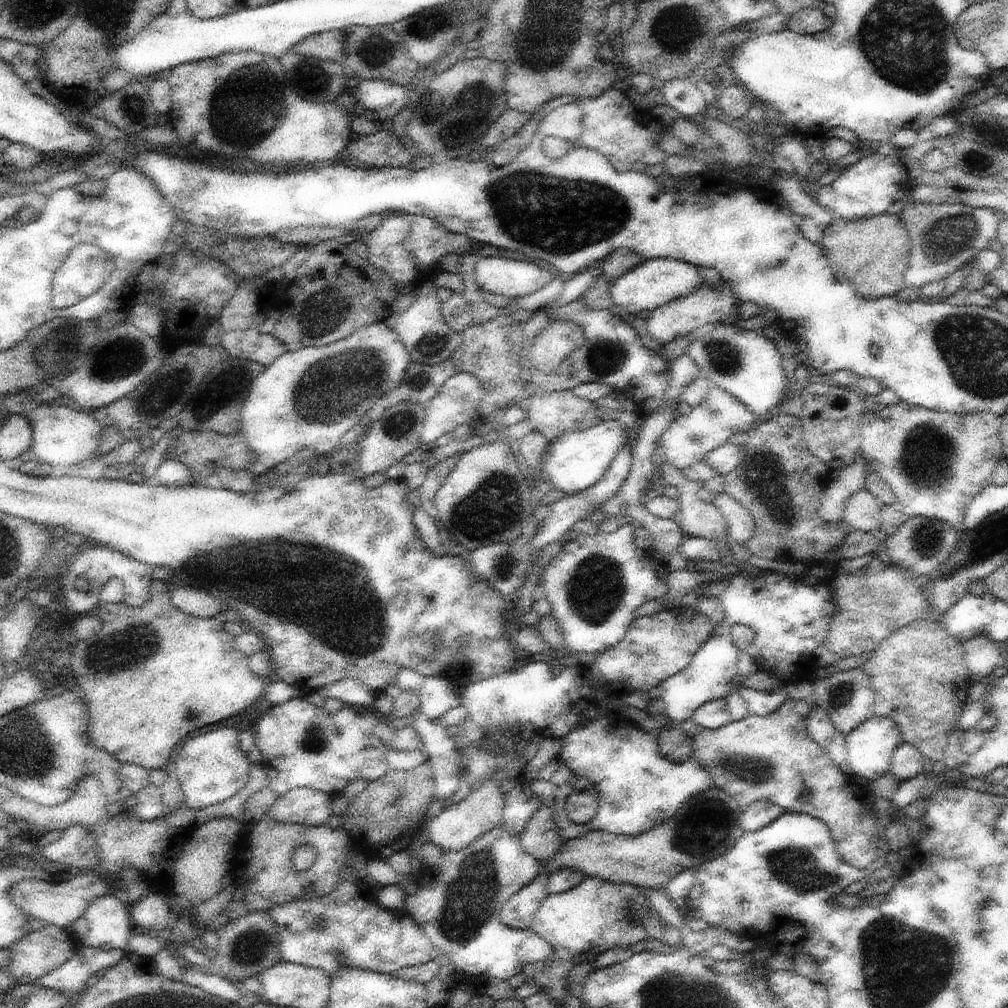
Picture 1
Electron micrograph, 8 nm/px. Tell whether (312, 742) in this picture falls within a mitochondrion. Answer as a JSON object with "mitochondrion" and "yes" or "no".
{"mitochondrion":"yes"}

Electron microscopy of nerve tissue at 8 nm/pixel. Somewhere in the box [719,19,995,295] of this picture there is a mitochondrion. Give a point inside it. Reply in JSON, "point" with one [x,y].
{"point":[952,237]}

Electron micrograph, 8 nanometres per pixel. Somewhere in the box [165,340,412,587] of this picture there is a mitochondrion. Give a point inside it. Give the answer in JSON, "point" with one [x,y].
{"point":[323,397]}

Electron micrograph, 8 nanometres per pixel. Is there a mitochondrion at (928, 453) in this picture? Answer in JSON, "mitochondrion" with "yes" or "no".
{"mitochondrion":"yes"}

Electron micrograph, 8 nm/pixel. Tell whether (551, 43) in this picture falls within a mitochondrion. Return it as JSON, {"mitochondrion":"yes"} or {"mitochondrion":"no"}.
{"mitochondrion":"yes"}

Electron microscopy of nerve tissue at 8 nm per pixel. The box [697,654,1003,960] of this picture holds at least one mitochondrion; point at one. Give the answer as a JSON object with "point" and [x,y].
{"point":[795,867]}

